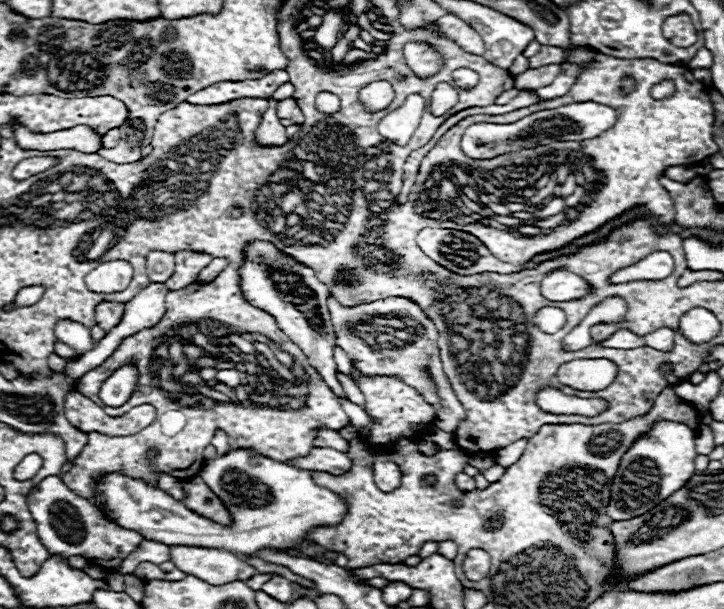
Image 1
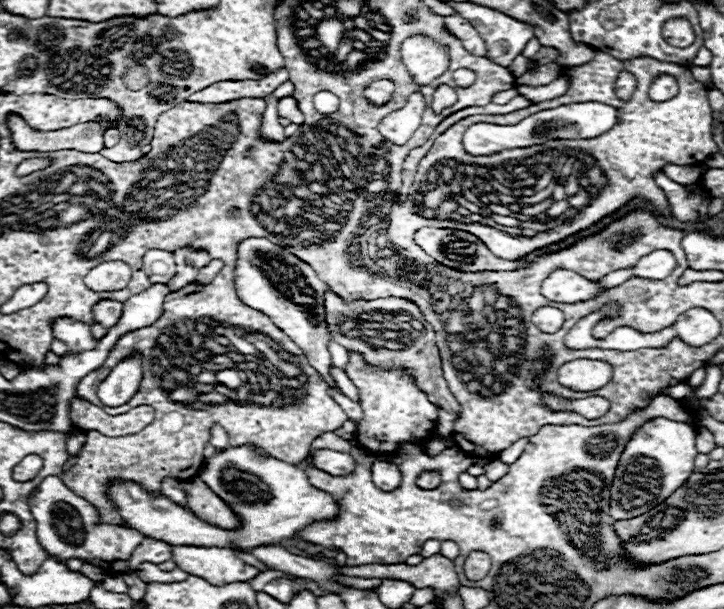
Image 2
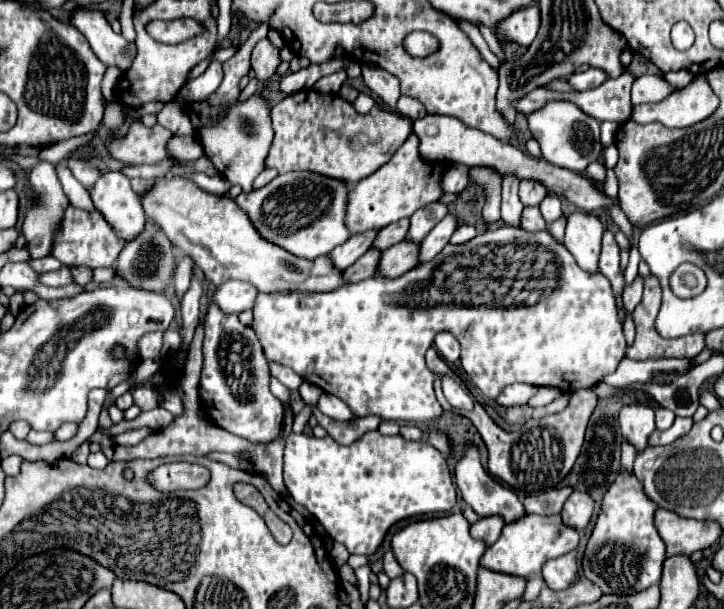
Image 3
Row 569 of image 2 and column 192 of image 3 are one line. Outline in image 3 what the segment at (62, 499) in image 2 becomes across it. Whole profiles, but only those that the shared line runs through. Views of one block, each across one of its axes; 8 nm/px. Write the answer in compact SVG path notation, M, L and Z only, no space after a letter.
M260 24L250 38L240 46L240 50L224 62L224 78L214 94L203 102L193 102L188 107L189 118L204 146L204 154L212 160L216 170L230 180L232 184L242 186L244 192L252 190L256 176L266 168L266 154L270 150L270 142L274 138L274 130L270 126L270 104L264 96L250 96L248 100L240 98L240 80L250 70L250 50L262 38L266 38L270 30L268 24Z

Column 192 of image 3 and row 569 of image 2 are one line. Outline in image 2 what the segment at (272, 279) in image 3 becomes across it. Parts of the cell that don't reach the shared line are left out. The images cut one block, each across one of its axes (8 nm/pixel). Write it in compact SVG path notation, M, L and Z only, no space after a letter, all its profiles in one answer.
M176 546L172 560L184 572L202 576L214 586L248 582L260 574L256 566L242 562L232 550L220 546Z

